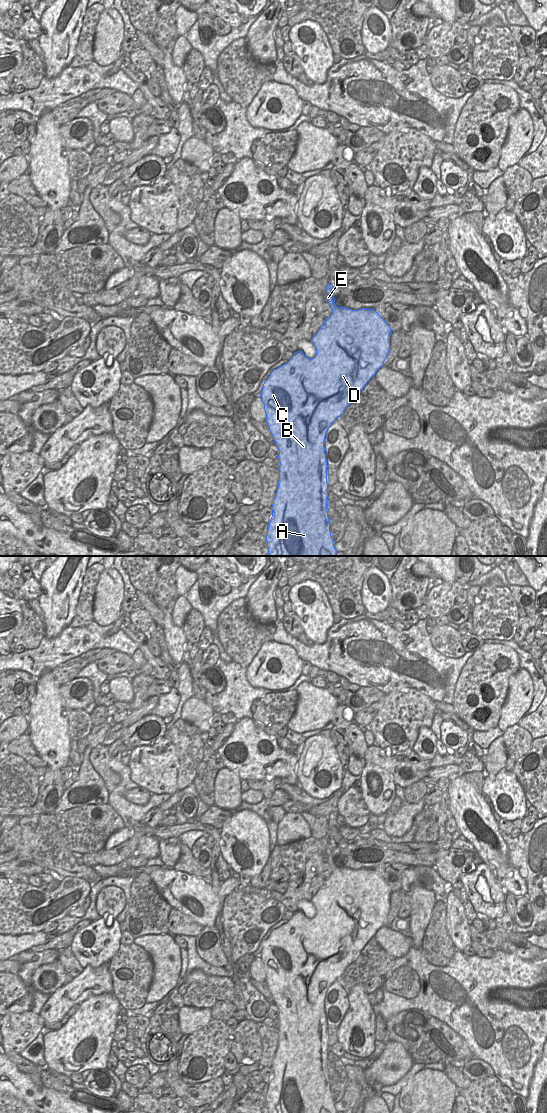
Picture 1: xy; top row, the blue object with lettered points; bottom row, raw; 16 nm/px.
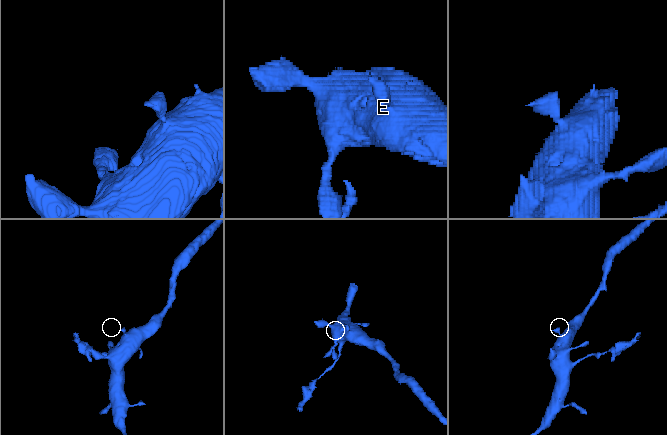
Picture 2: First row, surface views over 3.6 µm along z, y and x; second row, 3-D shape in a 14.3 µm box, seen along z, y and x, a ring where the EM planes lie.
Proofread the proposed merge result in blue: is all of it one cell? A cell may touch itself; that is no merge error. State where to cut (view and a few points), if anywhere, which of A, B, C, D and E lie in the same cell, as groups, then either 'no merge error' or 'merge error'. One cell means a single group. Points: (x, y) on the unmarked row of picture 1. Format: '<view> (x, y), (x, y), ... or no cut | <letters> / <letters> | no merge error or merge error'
no cut | A B C D E | no merge error

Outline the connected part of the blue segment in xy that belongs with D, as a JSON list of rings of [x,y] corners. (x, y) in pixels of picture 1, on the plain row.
[[[328,843],[325,861],[330,865],[332,873],[311,899],[316,909],[315,917],[309,919],[302,911],[295,912],[287,923],[271,932],[259,955],[264,964],[265,982],[279,1010],[280,1022],[278,1048],[271,1066],[272,1077],[266,1095],[268,1113],[337,1113],[327,1071],[328,1027],[325,996],[328,988],[359,957],[370,939],[384,926],[390,910],[391,888],[379,873],[374,869],[352,870],[338,867],[332,856],[333,850]]]

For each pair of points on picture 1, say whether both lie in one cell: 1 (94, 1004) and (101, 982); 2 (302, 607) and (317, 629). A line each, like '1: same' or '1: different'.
1: different
2: same

